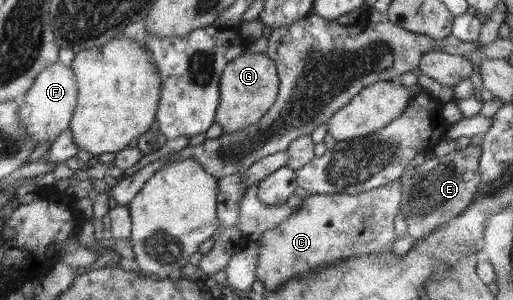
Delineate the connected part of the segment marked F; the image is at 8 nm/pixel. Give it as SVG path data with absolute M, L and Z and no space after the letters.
M60 61L49 64L36 75L32 86L21 98L22 106L19 107L19 123L35 142L35 146L39 142L53 141L61 132L69 128L78 97L76 75L69 66L65 66Z

